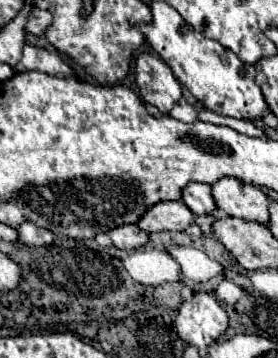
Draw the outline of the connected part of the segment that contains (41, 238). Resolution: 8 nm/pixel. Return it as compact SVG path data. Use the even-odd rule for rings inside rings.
M24 222L16 230L18 230L18 242L26 246L44 246L44 244L54 242L54 234L46 228L36 226L34 222Z

